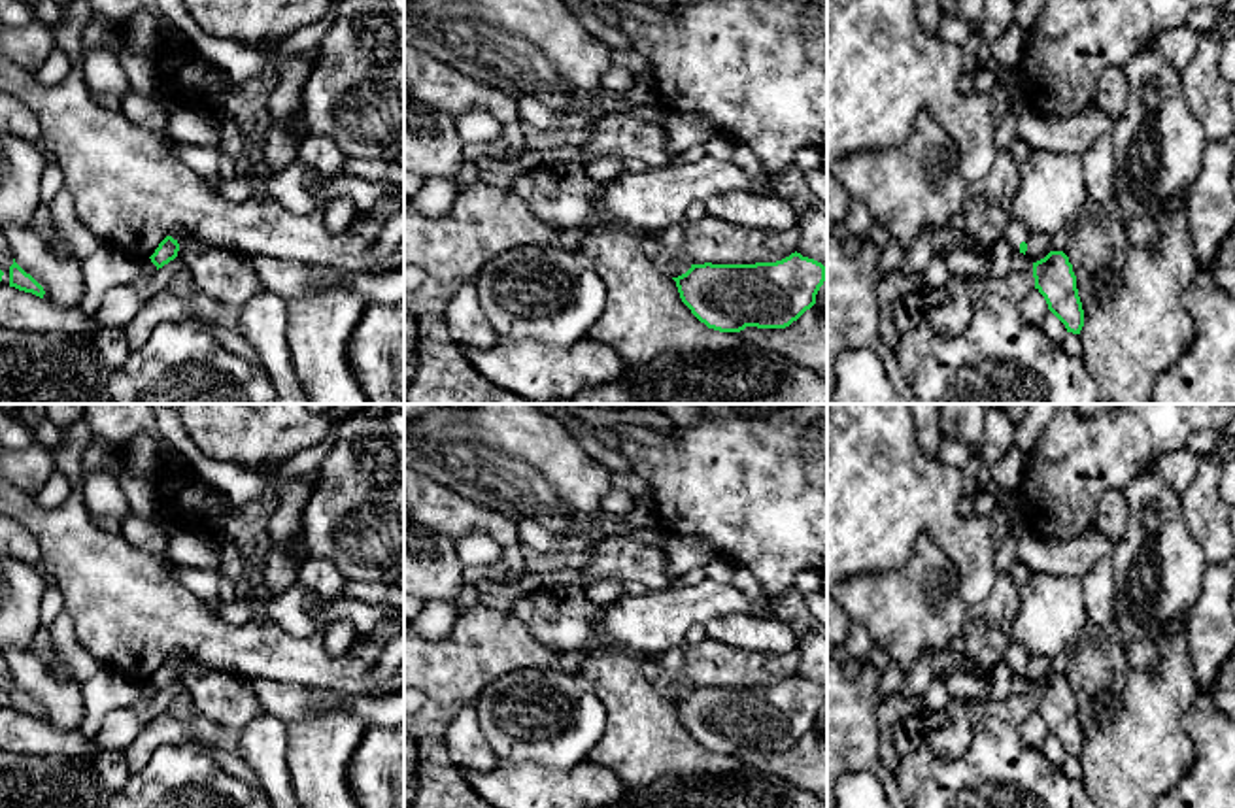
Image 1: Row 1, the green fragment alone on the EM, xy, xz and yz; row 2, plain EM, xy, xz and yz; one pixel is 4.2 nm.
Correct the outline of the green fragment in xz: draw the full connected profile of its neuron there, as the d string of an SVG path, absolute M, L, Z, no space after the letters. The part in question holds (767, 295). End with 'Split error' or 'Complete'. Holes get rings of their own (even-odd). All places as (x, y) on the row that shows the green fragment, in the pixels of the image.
M801 253L776 262L755 264L691 264L691 268L672 278L682 302L708 328L719 332L740 332L746 327L786 328L816 304L816 295L823 285L827 268Z. Complete

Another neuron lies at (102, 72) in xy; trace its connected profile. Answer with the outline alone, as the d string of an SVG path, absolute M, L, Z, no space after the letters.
M91 49L83 53L83 70L85 81L94 96L117 94L123 98L130 91L127 74L117 55L110 49Z

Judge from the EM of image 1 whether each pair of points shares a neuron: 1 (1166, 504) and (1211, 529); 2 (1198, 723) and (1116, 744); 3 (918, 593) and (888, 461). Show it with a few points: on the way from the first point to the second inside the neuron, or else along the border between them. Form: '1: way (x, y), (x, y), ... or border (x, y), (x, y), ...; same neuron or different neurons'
1: border (1179, 493), (1186, 527), (1203, 554); different neurons
2: border (1203, 701), (1184, 718), (1194, 744), (1186, 773); different neurons
3: border (954, 561), (924, 535), (899, 567), (869, 572); different neurons

